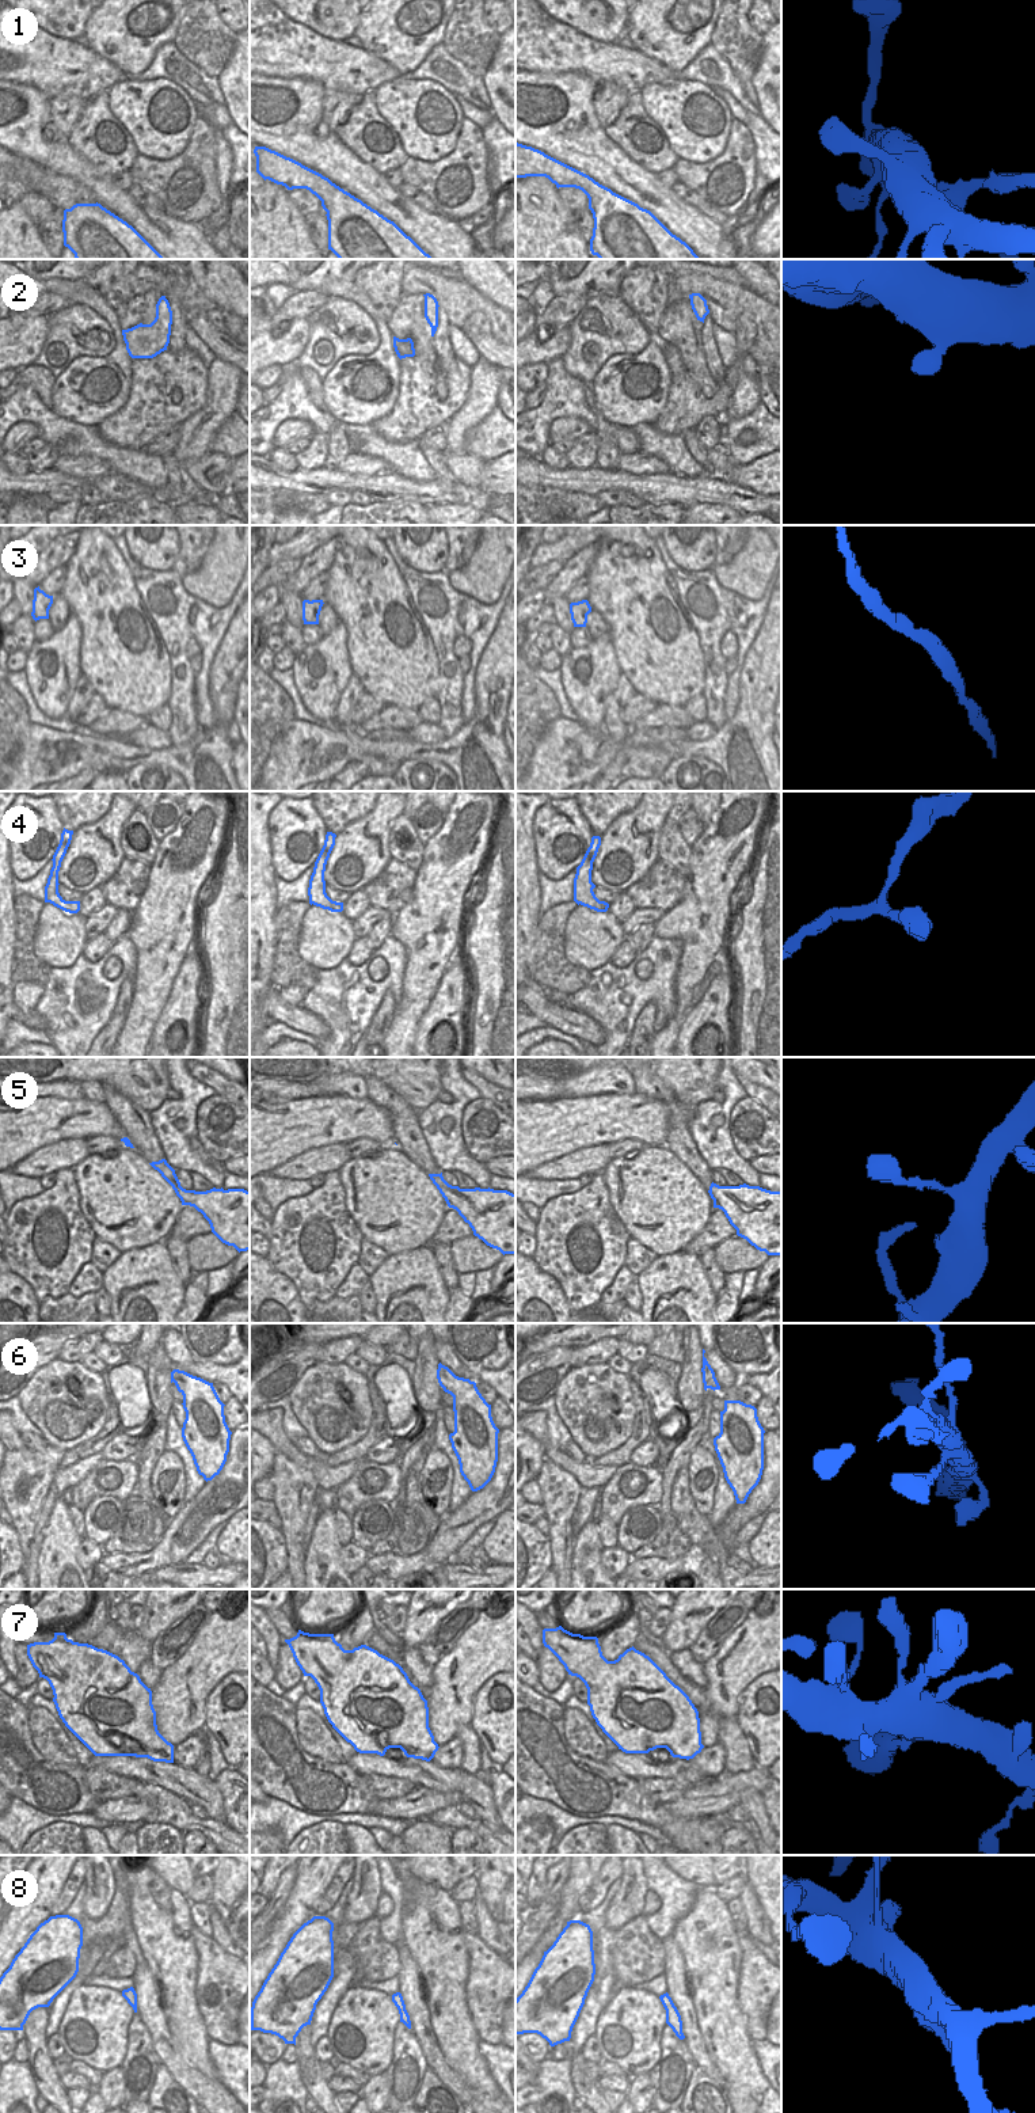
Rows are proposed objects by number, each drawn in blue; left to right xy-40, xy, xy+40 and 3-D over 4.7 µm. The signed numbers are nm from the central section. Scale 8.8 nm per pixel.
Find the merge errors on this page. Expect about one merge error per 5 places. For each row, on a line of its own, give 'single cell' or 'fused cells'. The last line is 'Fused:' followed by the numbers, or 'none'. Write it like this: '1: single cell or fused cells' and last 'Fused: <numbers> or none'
1: single cell
2: single cell
3: single cell
4: single cell
5: single cell
6: single cell
7: single cell
8: single cell
Fused: none

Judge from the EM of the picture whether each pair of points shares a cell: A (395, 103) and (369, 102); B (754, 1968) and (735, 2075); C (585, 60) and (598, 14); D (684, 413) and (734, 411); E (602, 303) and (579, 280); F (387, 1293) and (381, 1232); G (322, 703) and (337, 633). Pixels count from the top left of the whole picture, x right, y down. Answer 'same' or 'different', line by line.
A: different
B: different
C: different
D: different
E: different
F: different
G: same

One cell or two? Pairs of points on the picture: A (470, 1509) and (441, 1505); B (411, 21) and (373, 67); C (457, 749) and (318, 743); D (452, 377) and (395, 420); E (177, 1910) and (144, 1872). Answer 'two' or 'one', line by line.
A: two
B: two
C: one
D: one
E: one

